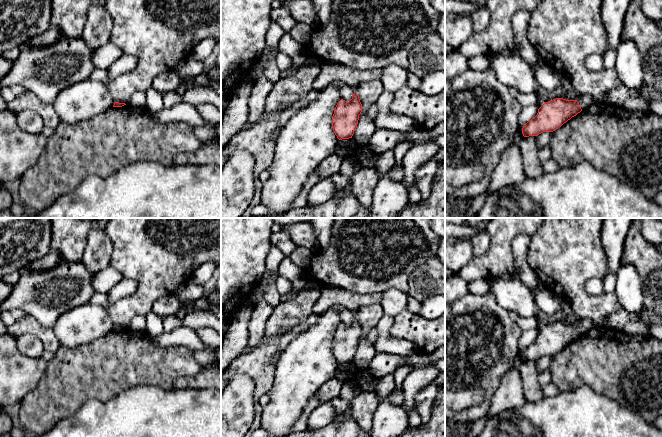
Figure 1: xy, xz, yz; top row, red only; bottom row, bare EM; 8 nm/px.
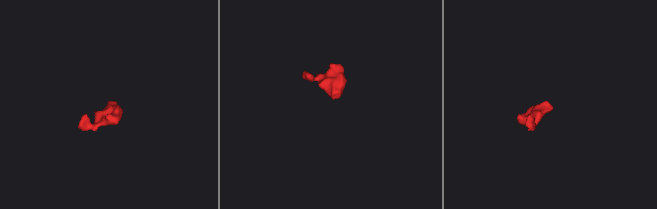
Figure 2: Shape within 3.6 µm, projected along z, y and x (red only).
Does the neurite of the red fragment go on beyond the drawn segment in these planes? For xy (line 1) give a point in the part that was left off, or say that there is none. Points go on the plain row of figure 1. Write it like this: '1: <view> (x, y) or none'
1: none

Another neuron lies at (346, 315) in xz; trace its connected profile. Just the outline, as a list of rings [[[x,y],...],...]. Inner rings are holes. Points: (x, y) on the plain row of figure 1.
[[[344,306],[339,310],[340,318],[343,324],[349,326],[353,318],[355,317],[354,312],[345,308]]]

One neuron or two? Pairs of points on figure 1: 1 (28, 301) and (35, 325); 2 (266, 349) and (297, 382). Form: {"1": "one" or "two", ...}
{"1": "two", "2": "two"}

